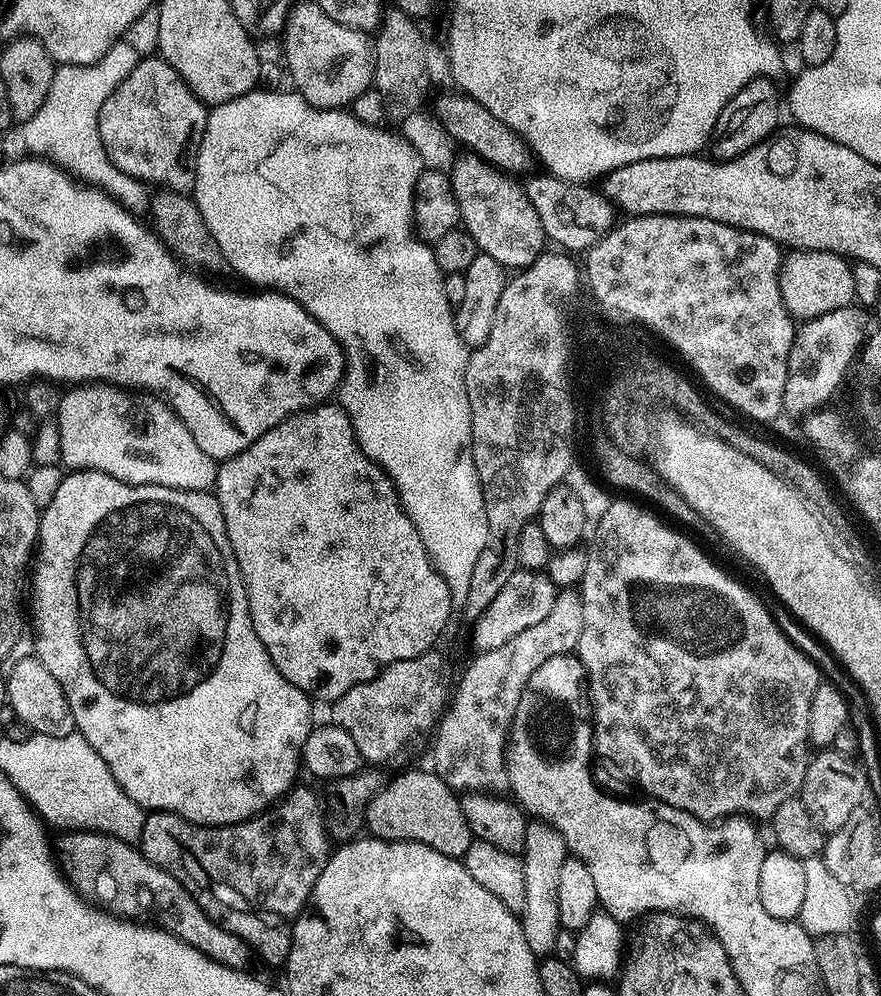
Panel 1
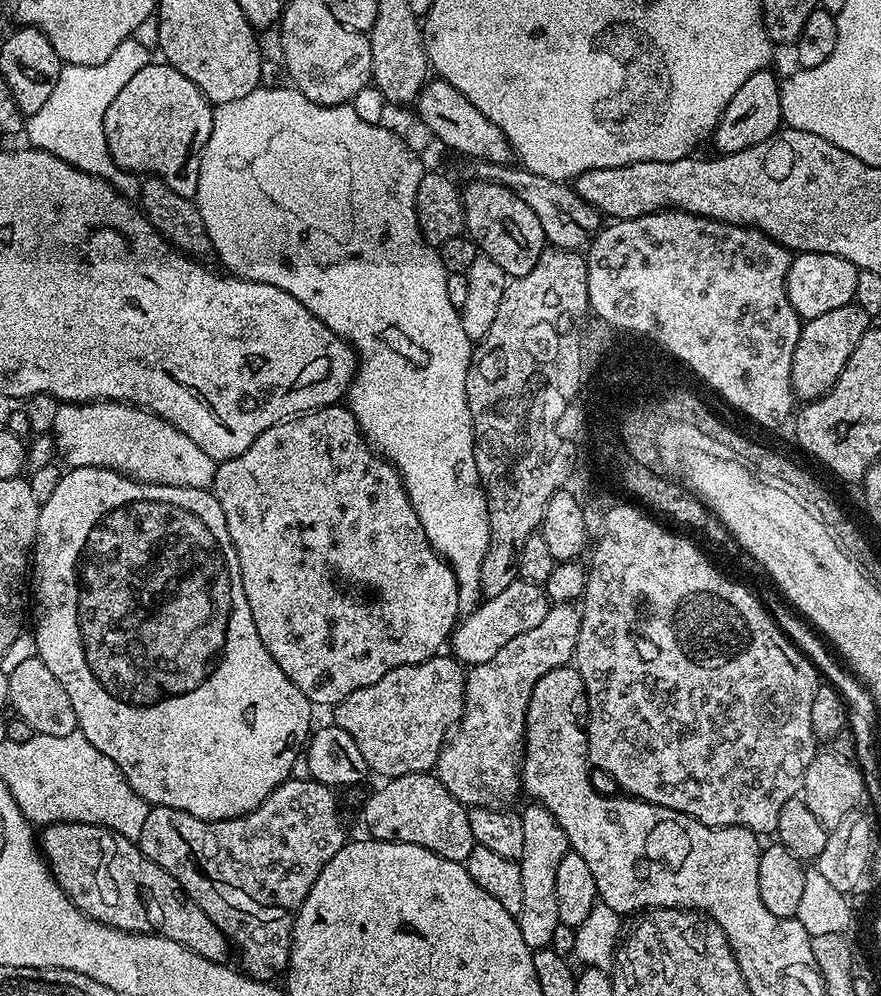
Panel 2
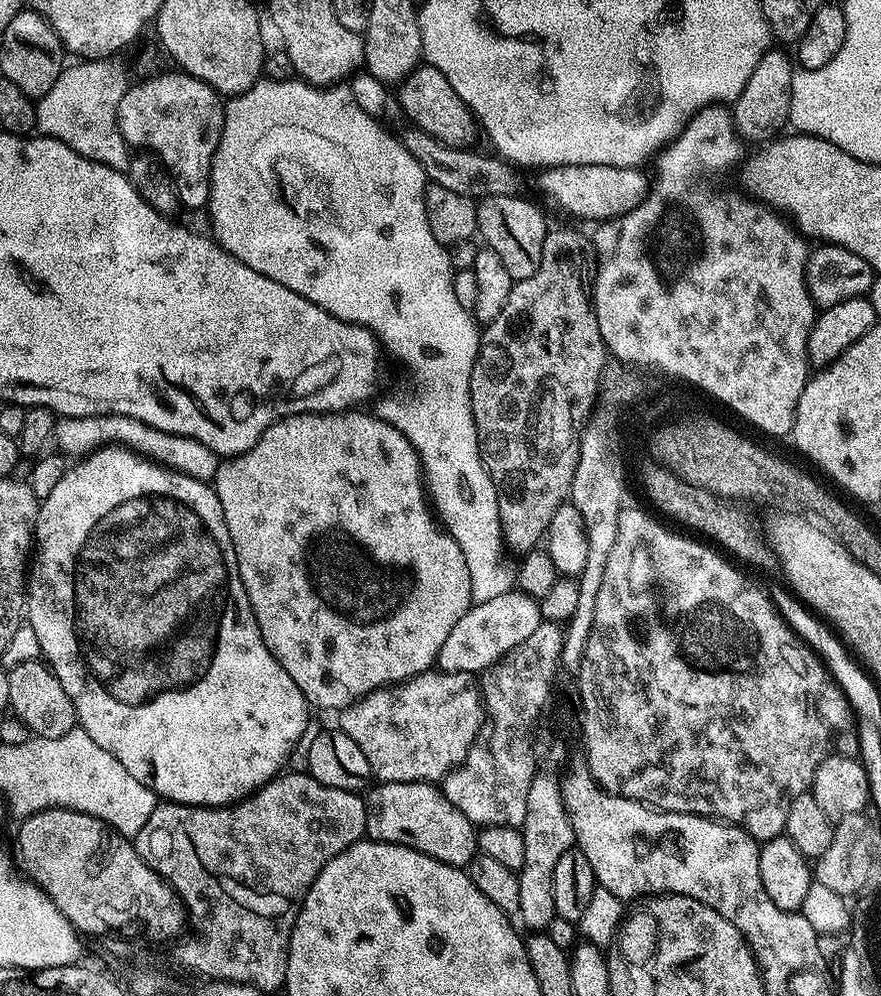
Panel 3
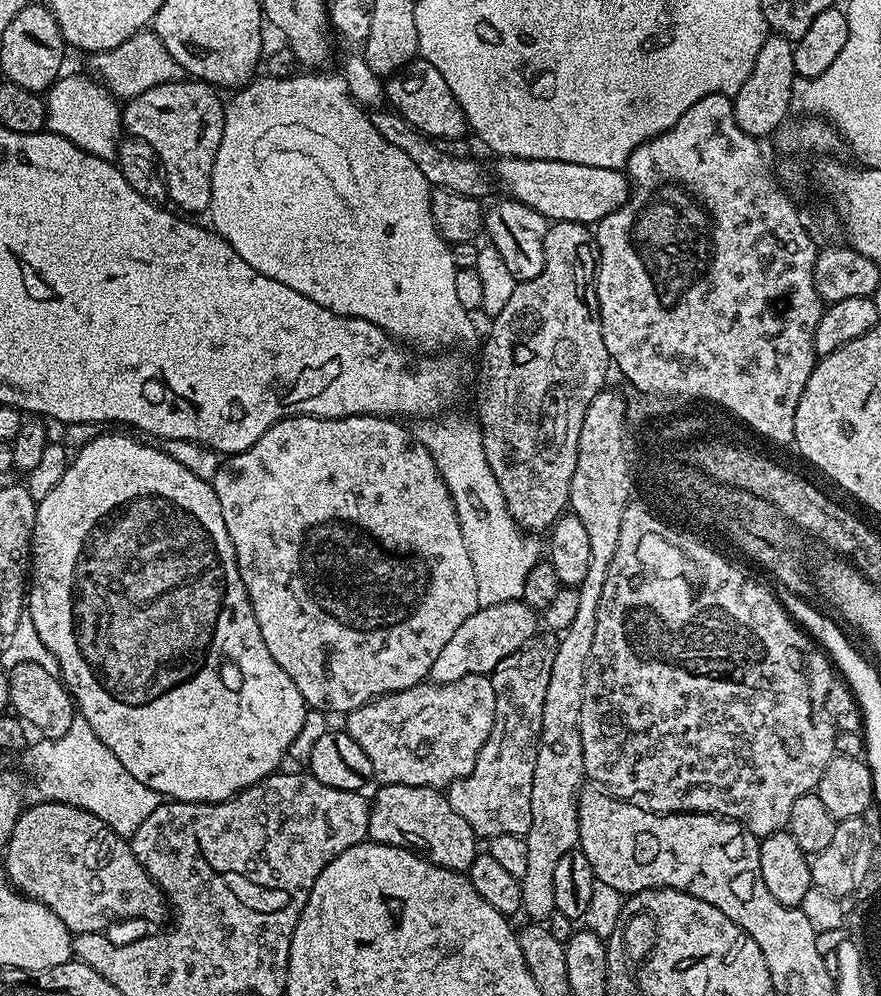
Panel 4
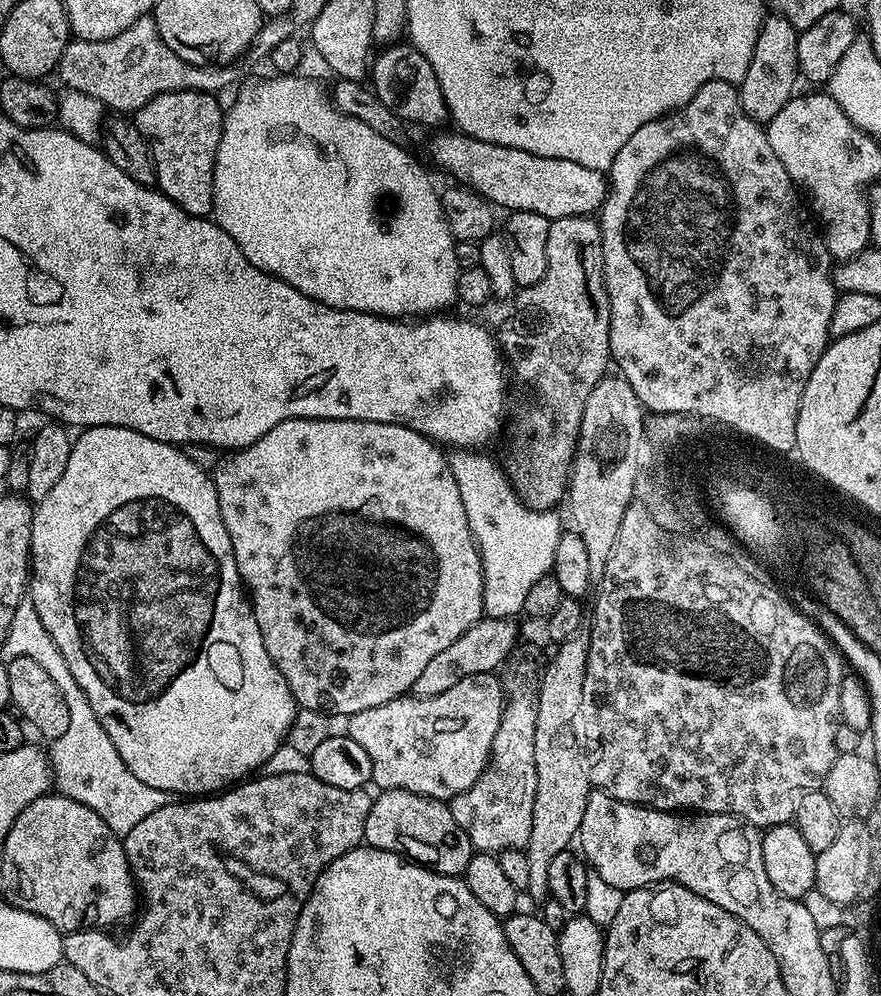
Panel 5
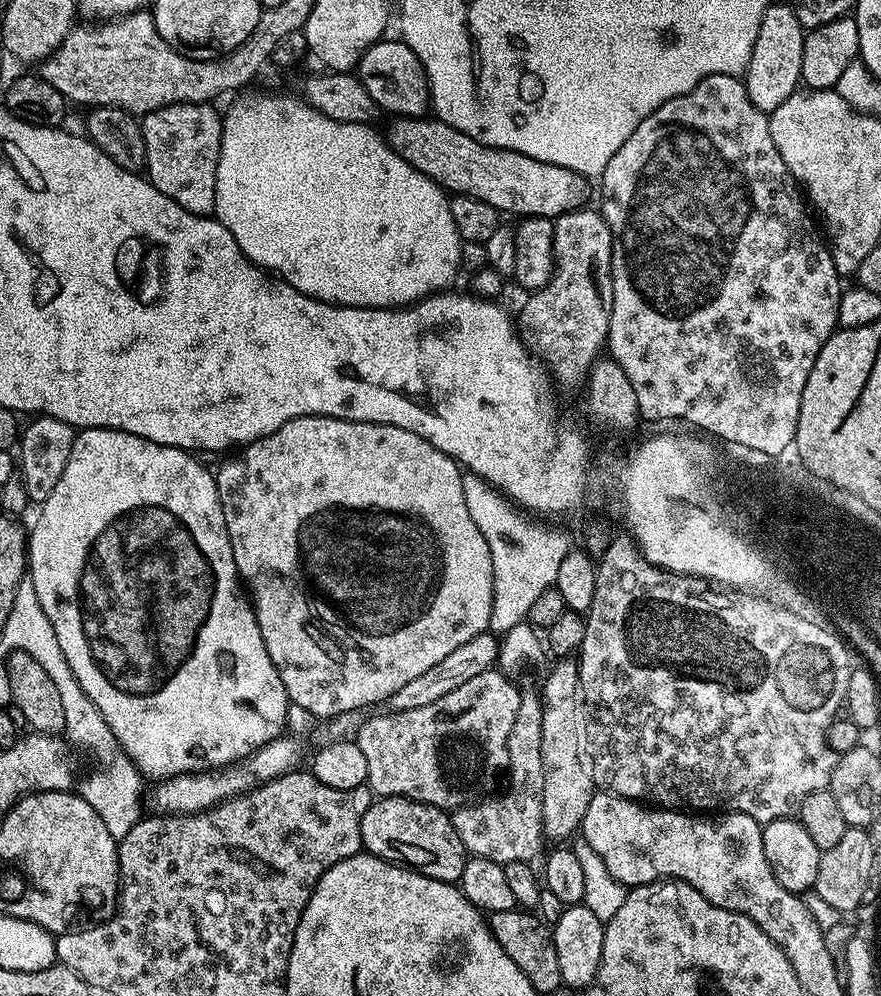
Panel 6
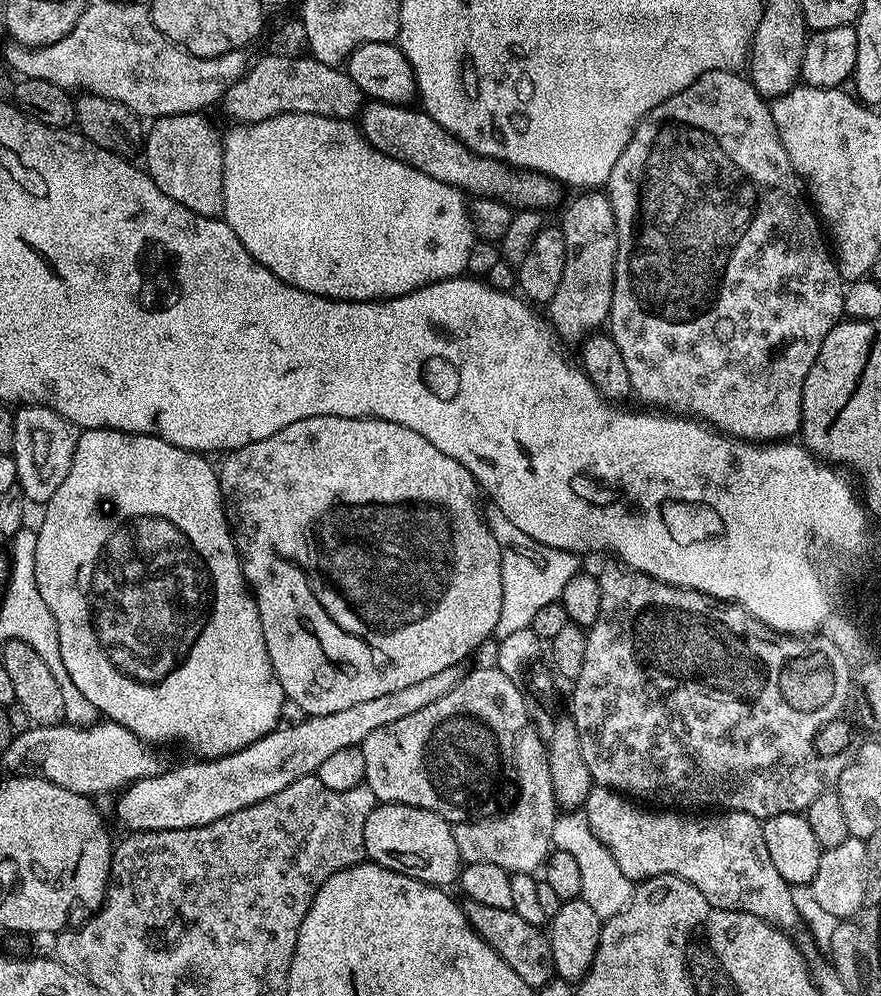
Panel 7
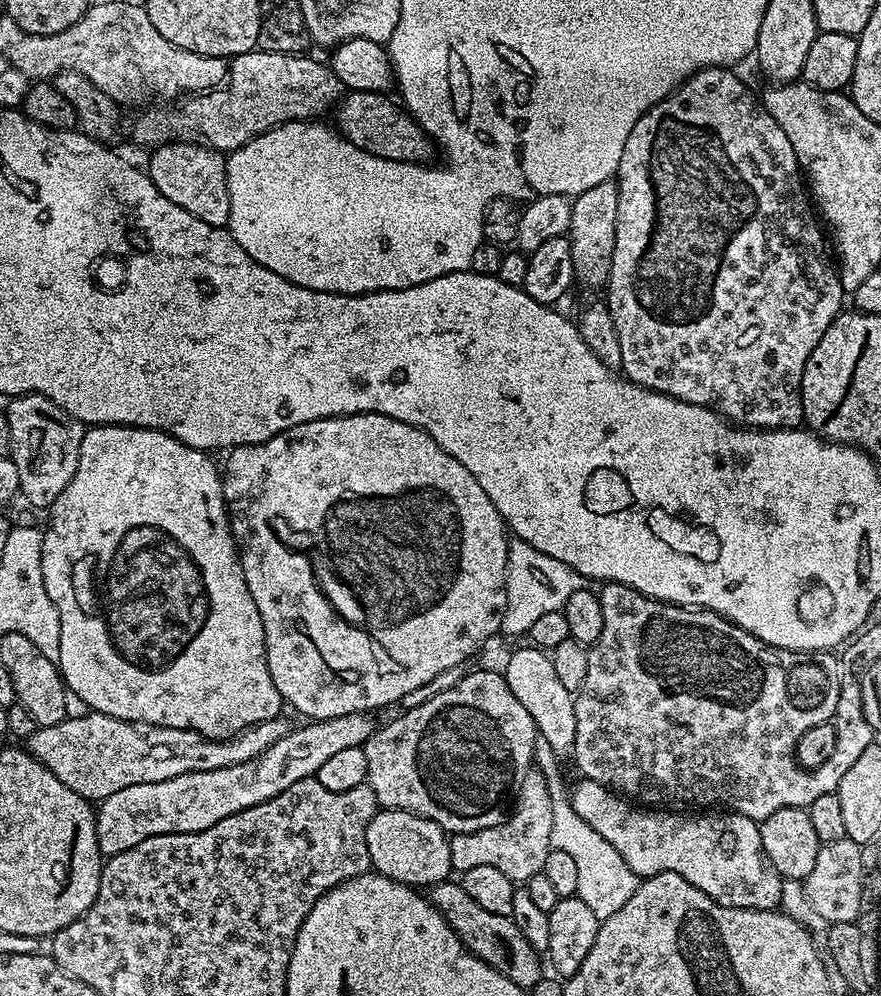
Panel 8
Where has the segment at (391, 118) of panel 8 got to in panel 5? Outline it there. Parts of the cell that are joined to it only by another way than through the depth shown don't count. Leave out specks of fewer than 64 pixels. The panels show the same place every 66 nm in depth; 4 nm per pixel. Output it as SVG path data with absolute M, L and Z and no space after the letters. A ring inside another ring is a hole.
M440 130L428 144L428 156L444 172L453 176L453 181L463 187L471 188L473 192L484 197L489 204L497 209L508 208L509 213L529 212L542 214L548 221L571 216L592 216L604 207L604 200L608 196L610 187L605 173L590 170L586 166L578 166L578 162L566 162L566 158L546 158L538 154L530 154L526 150L514 150L506 146L498 146L490 142L482 142L473 136L466 136L459 130L444 132Z

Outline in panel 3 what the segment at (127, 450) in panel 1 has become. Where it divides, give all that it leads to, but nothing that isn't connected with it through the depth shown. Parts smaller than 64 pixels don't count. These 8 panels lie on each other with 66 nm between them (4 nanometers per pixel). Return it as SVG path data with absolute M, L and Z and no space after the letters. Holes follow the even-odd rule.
M66 416L57 419L54 444L57 444L61 448L57 449L68 458L71 456L76 456L72 458L83 458L89 452L95 452L97 448L119 446L161 468L169 468L184 476L205 482L215 481L216 471L221 461L221 457L206 446L202 446L202 442L191 440L185 436L166 434L132 416Z

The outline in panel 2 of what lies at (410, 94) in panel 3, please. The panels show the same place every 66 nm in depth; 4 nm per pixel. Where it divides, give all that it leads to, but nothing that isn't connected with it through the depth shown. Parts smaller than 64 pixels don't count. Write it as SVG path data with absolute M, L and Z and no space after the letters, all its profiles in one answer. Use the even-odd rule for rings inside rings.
M439 78L429 79L414 101L414 111L444 144L445 149L452 151L453 148L464 156L482 160L485 165L513 163L512 143L506 134L494 126L494 122L490 122L490 118L486 118L486 114L482 114L482 110L478 110L478 106L474 106L474 102L470 102L450 82Z

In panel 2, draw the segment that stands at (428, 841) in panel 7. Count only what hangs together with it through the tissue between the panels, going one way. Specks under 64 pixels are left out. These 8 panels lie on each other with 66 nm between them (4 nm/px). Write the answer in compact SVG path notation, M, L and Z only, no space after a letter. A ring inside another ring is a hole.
M432 772L391 777L364 804L367 835L374 840L422 846L447 860L467 862L477 846L470 830L469 809Z

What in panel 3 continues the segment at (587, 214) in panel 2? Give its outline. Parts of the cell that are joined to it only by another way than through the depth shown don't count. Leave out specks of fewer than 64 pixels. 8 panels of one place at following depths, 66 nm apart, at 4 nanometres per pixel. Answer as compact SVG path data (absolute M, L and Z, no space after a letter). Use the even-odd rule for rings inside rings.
M415 126L409 127L409 129L408 134L403 137L404 145L423 166L425 177L431 183L473 198L521 195L520 185L524 182L522 176L524 174L511 161L494 154L491 154L492 156L480 154L472 148L447 147Z

